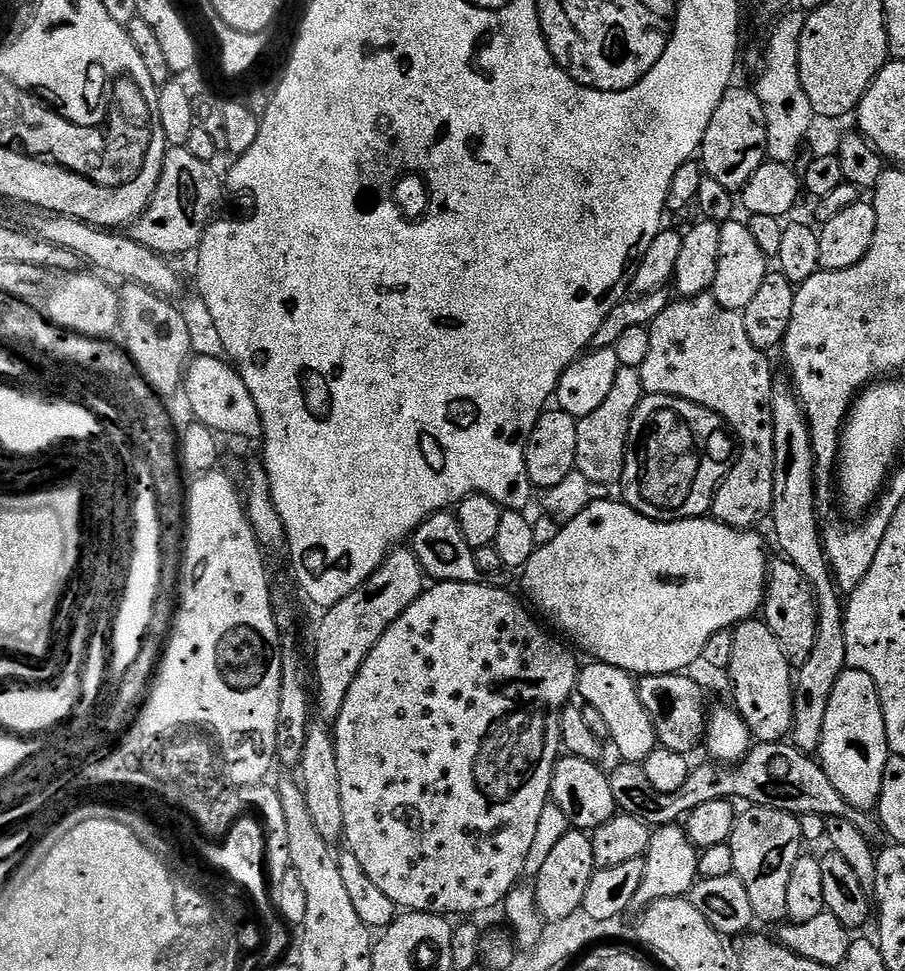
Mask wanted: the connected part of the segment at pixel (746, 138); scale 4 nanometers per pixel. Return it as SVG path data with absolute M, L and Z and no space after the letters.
M729 86L706 134L700 143L698 159L706 173L707 179L722 182L722 186L733 190L743 190L750 182L750 174L758 170L769 159L767 152L767 122L763 113L762 102L751 87L736 88Z

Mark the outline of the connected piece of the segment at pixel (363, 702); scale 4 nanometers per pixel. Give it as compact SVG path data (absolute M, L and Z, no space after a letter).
M436 582L421 592L418 599L385 630L364 659L334 724L344 811L343 839L348 840L351 855L356 857L362 870L366 870L374 886L378 886L378 890L382 890L382 894L394 901L400 910L449 914L484 912L496 903L497 907L517 887L519 880L516 879L525 875L524 863L534 842L534 830L538 830L538 818L542 818L542 810L550 804L552 772L562 752L560 714L571 701L568 699L574 696L578 663L550 633L543 632L536 625L535 618L506 589L480 583Z

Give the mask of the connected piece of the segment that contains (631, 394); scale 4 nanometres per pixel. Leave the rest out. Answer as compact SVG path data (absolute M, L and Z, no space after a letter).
M622 368L618 378L614 378L614 390L594 414L579 417L576 422L578 430L578 450L576 451L575 471L581 472L593 485L612 484L624 474L624 453L628 451L628 431L632 425L632 415L636 407L644 401L646 393L642 386L639 368Z

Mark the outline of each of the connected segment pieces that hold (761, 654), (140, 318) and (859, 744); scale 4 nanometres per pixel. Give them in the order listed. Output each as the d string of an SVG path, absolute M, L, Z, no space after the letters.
M749 618L740 621L732 632L732 640L733 656L727 671L732 672L732 688L736 691L736 712L757 741L783 741L792 730L793 665L784 655L782 646L763 619Z
M125 283L119 289L120 326L124 332L123 347L134 361L144 381L161 398L169 398L183 389L186 373L194 353L190 346L190 334L186 330L186 318L171 299L159 296L141 284Z
M848 668L838 678L826 706L818 759L842 799L853 809L872 810L880 802L889 755L884 711L874 678L861 668Z

